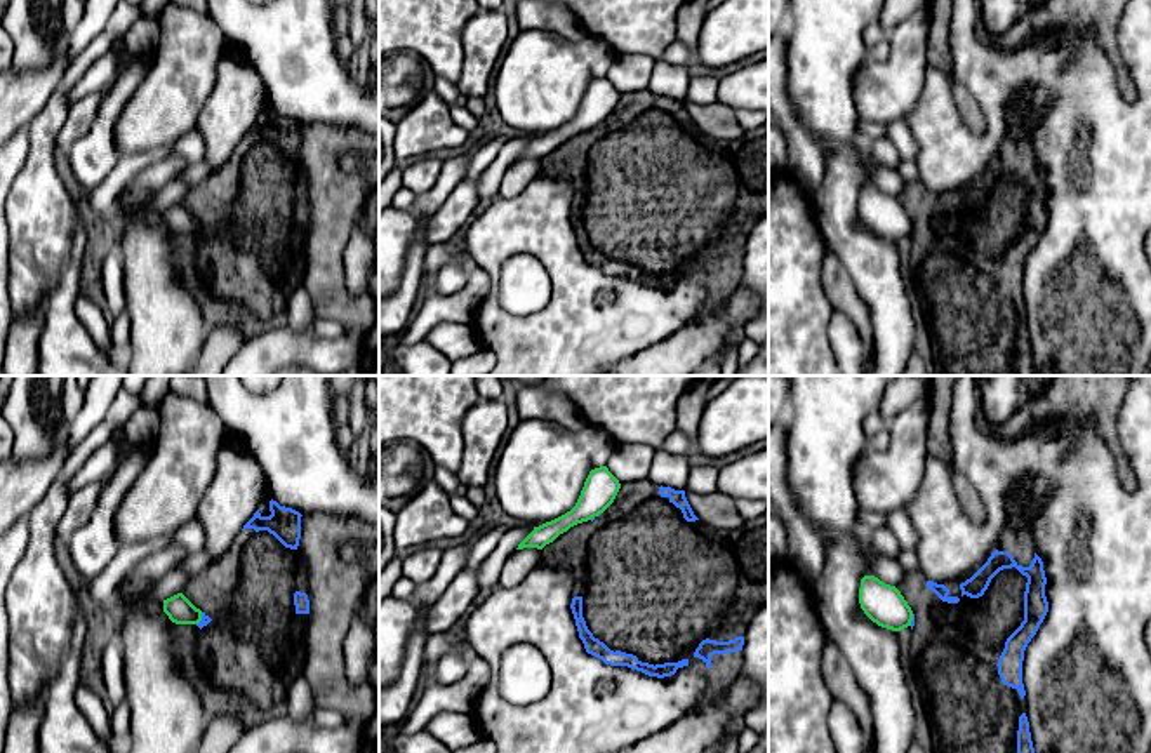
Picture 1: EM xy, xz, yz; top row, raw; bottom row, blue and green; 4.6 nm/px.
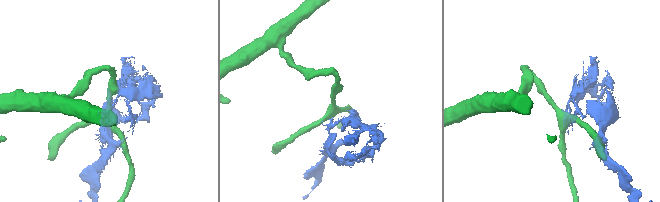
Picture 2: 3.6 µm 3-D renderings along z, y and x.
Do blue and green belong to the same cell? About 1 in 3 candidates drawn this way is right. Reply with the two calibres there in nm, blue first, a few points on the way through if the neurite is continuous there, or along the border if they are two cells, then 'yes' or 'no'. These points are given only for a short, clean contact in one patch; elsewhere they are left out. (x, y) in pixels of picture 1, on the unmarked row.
calibres 50 and 120 nm; no

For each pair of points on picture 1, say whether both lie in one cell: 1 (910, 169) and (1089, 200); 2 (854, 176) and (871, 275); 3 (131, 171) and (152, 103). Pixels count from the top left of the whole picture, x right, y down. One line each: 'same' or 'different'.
1: different
2: same
3: different

